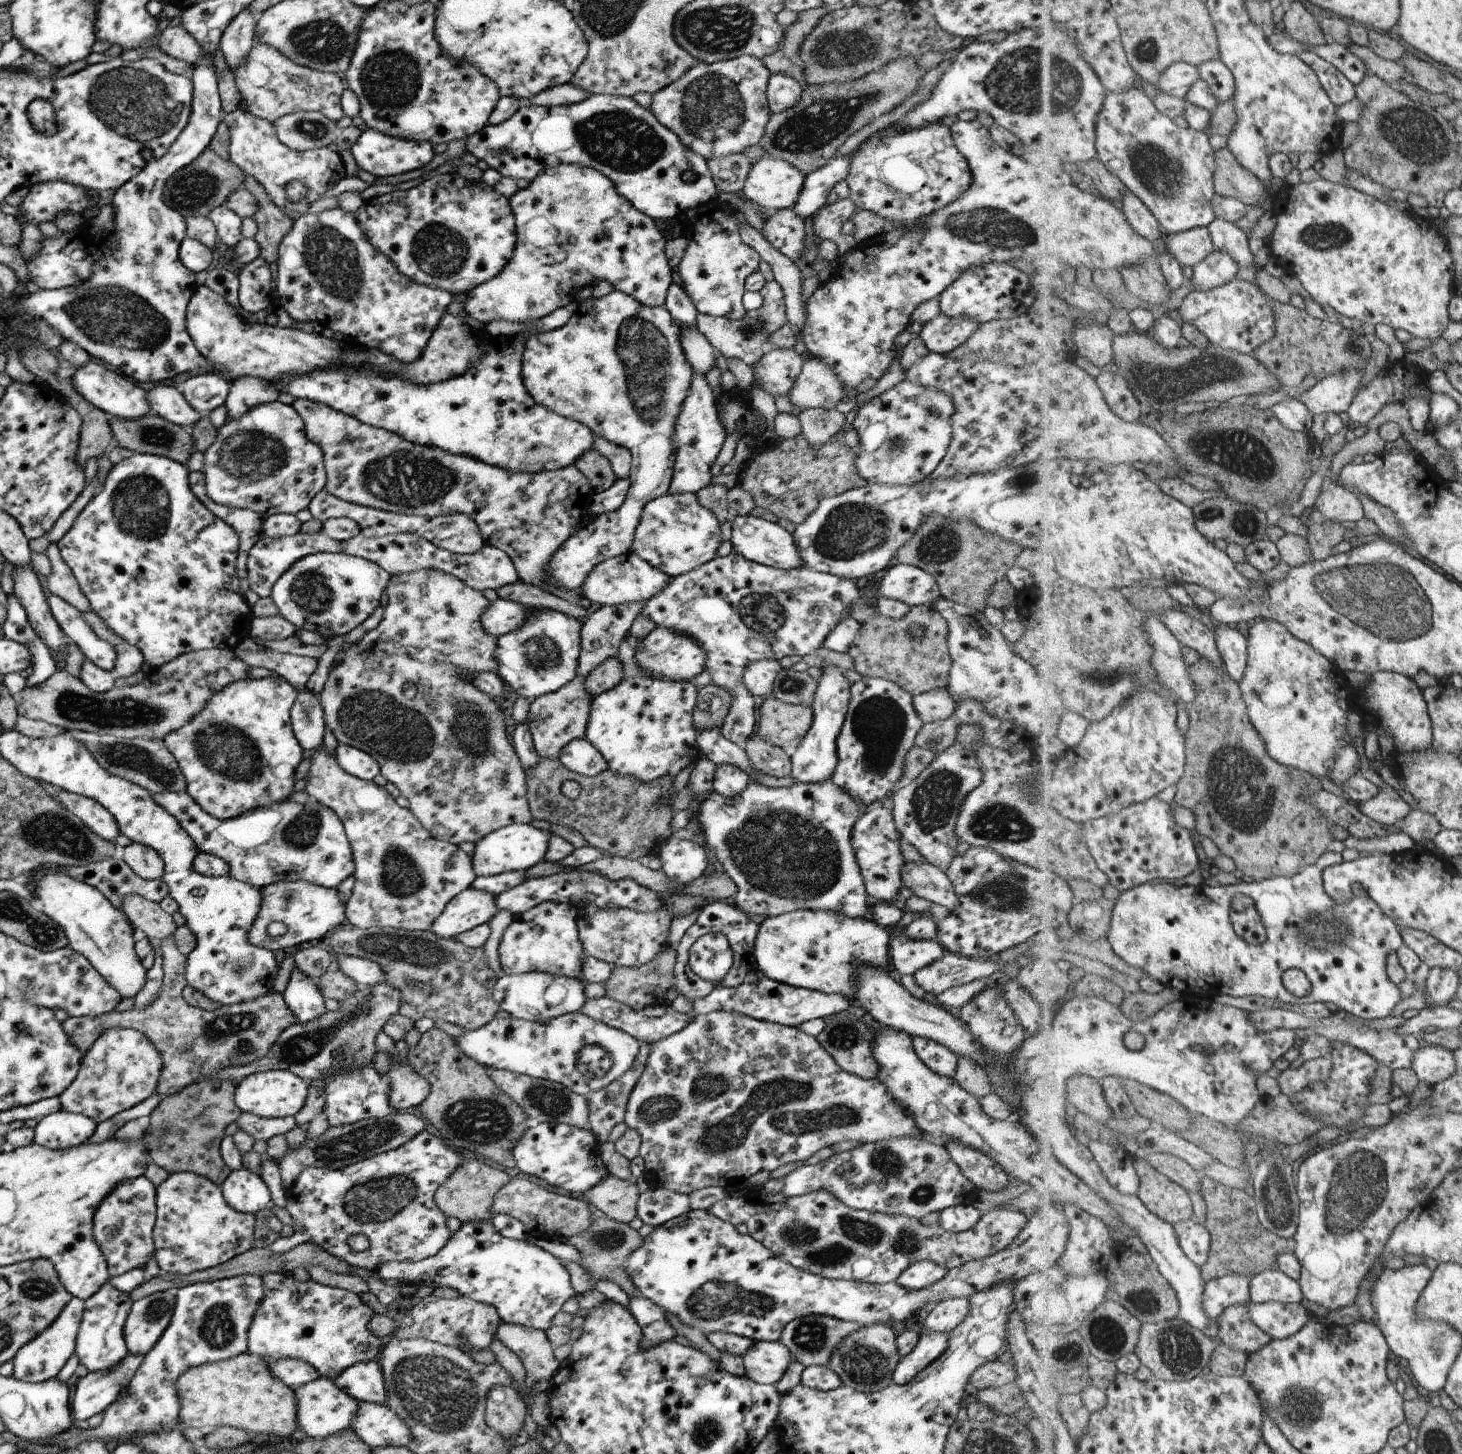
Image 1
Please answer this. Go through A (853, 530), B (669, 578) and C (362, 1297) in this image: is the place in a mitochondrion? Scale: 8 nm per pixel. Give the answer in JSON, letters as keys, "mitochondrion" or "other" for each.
{"A":"mitochondrion","B":"other","C":"other"}

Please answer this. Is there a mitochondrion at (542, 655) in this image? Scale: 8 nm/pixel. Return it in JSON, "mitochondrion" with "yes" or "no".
{"mitochondrion":"yes"}

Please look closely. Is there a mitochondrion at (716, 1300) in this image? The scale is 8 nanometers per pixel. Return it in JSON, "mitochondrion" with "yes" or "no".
{"mitochondrion":"yes"}

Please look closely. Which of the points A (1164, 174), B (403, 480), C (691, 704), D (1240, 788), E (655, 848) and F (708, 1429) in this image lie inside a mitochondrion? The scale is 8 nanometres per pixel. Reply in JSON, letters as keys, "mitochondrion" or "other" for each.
{"A":"mitochondrion","B":"mitochondrion","C":"other","D":"mitochondrion","E":"other","F":"mitochondrion"}

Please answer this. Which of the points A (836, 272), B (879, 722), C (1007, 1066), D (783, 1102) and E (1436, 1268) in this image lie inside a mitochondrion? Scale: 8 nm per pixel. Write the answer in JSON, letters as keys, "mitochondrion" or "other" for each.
{"A":"other","B":"mitochondrion","C":"other","D":"mitochondrion","E":"other"}

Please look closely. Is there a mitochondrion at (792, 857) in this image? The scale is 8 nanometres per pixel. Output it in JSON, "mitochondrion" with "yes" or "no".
{"mitochondrion":"yes"}

